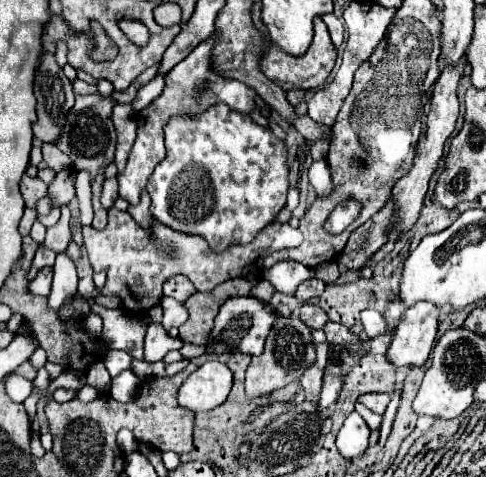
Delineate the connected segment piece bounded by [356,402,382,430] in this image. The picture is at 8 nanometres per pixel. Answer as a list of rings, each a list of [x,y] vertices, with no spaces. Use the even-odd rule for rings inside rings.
[[[356,404],[356,412],[364,418],[364,422],[368,424],[368,428],[370,430],[380,430],[380,424],[382,424],[382,416],[380,414],[376,414],[376,412],[372,412],[370,408],[366,408],[364,404]]]

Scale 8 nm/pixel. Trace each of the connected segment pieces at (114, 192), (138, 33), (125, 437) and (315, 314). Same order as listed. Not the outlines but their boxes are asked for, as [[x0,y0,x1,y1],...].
[[100,178,118,208],[118,18,150,46],[117,428,138,454],[300,304,328,330]]

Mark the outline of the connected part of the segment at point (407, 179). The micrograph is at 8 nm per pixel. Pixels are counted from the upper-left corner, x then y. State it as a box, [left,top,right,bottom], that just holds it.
[392,56,468,232]

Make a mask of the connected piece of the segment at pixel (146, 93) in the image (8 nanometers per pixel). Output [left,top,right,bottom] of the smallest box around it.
[132,74,166,112]

